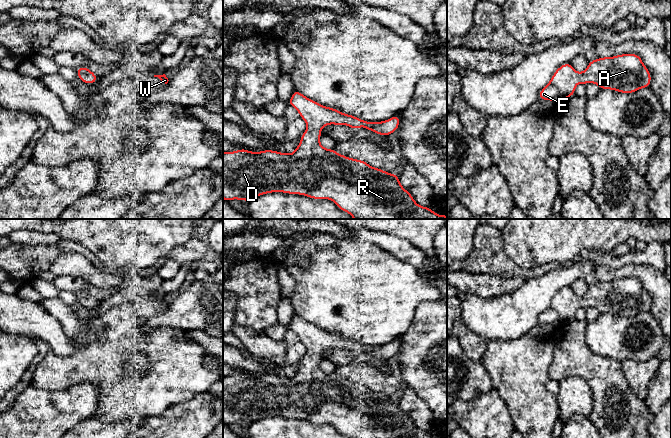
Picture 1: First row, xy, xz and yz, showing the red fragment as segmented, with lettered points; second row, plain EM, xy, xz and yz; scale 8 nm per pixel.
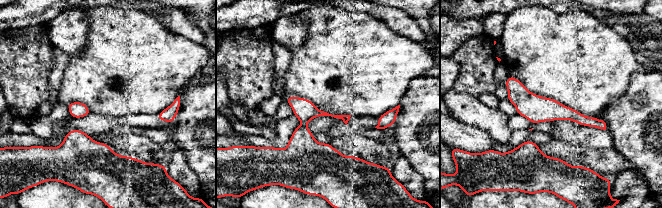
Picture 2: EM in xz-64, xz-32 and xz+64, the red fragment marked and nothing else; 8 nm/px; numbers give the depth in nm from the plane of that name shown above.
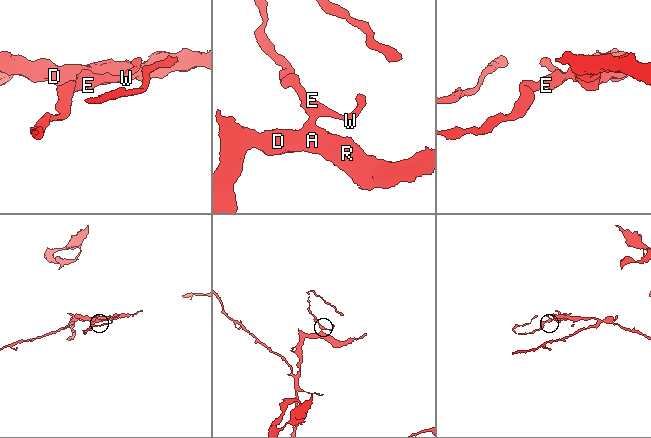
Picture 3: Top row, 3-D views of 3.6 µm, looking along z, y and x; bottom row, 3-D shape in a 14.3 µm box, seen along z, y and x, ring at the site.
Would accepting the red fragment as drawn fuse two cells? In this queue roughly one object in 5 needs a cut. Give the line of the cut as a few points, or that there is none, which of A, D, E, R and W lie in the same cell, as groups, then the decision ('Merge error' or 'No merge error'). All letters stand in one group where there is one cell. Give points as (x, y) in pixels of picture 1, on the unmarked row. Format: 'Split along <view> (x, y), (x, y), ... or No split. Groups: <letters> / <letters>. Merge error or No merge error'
No split. Groups: A D E R W. No merge error

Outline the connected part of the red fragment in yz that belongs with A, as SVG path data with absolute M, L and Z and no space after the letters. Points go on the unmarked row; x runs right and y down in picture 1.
M620 278L590 285L584 296L577 296L571 287L563 288L539 316L539 324L558 327L568 323L579 307L595 307L600 313L630 318L650 311L650 306L650 295L638 278Z

